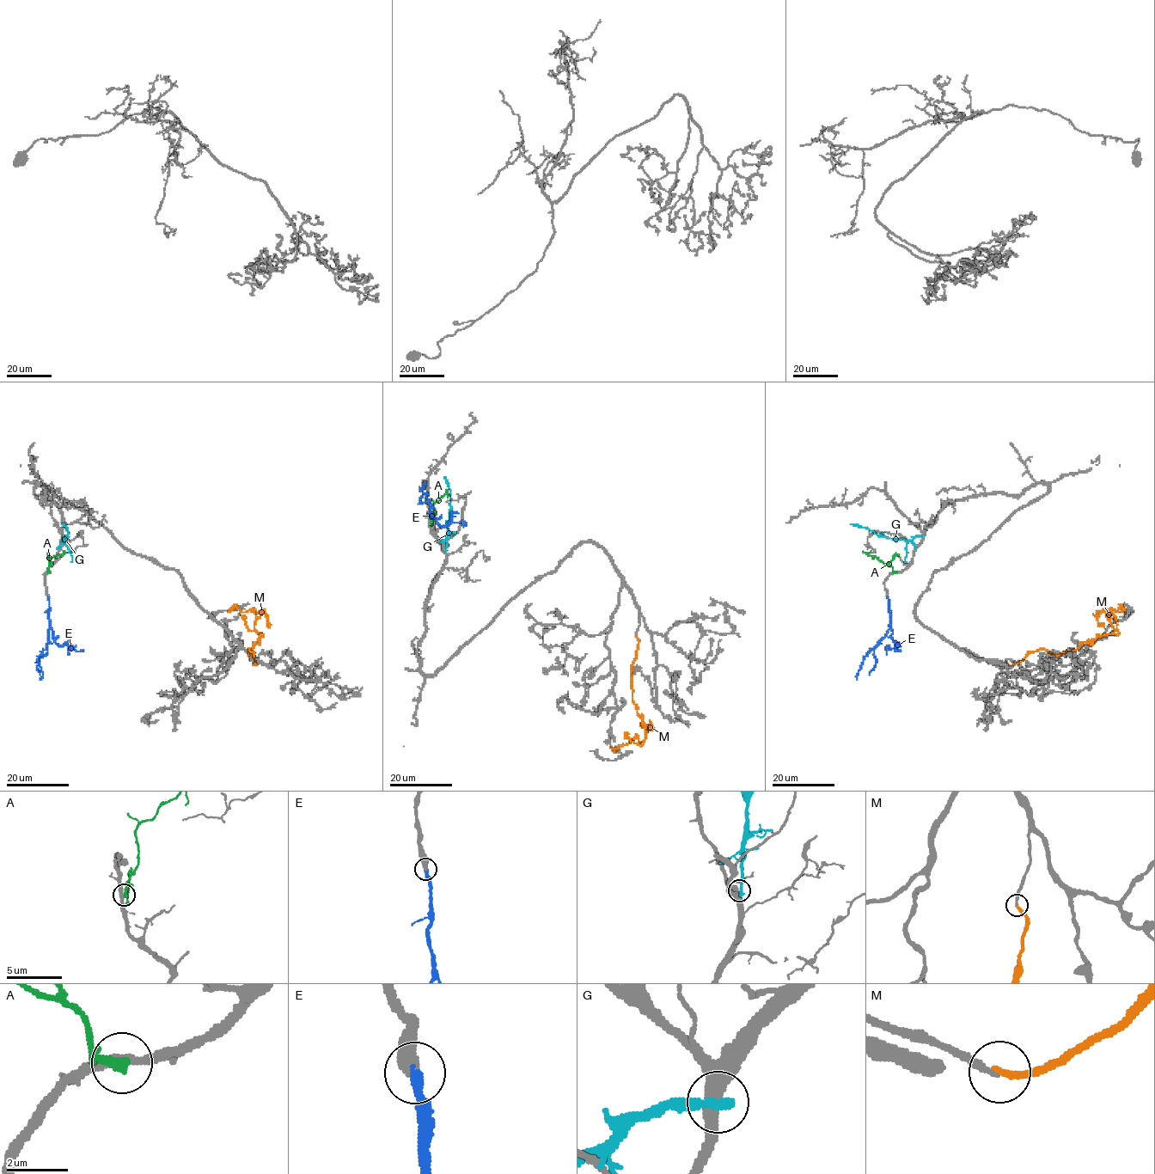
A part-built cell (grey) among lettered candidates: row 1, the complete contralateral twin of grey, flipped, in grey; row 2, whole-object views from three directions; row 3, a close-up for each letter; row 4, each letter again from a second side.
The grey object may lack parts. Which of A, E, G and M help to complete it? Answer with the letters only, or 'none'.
E, M

